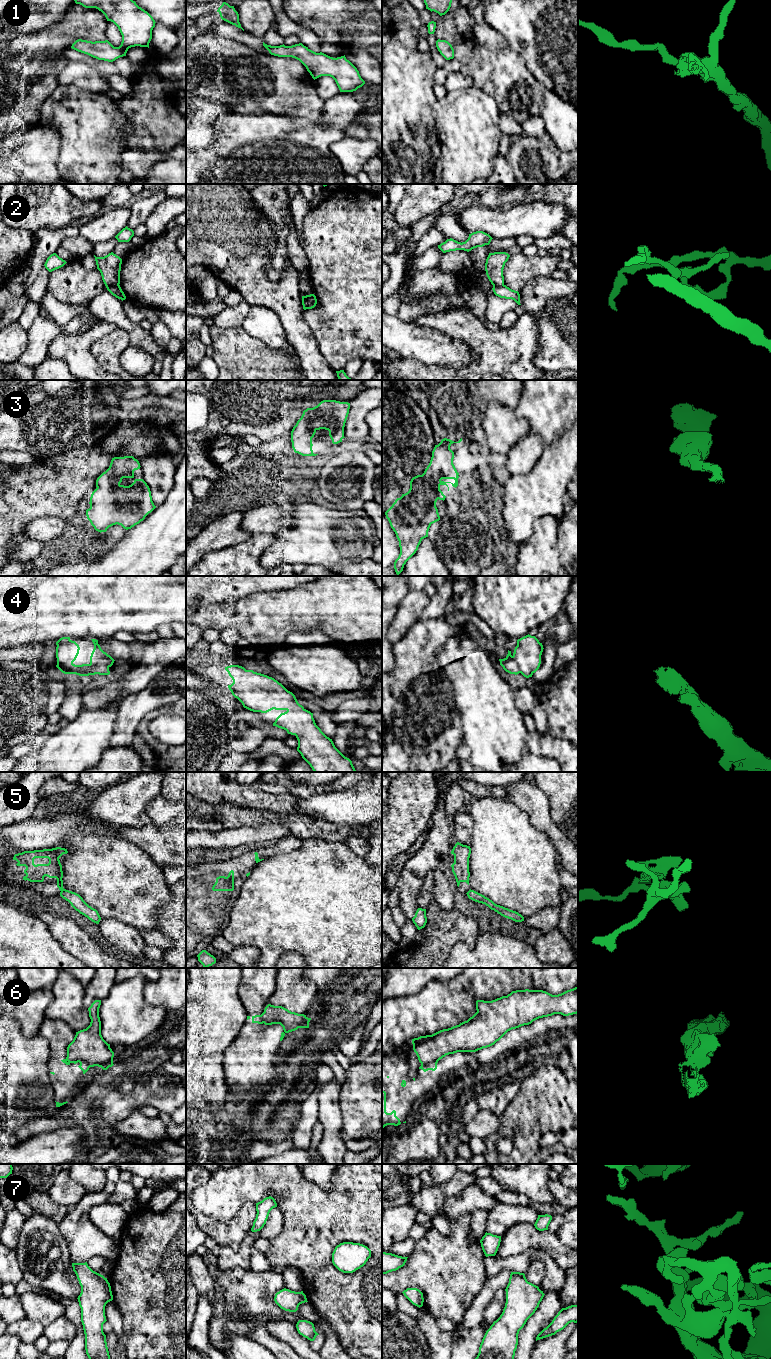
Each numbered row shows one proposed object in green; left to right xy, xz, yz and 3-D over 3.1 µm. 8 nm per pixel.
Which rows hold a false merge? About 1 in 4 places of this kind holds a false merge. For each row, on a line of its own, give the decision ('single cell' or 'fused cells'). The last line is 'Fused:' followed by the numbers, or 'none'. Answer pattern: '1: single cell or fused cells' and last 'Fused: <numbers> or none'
1: single cell
2: fused cells
3: single cell
4: single cell
5: fused cells
6: fused cells
7: single cell
Fused: 2, 5, 6

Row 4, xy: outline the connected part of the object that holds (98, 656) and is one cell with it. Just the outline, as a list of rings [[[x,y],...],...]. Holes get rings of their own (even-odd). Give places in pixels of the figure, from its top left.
[[[62,637],[56,642],[56,658],[57,658],[57,665],[56,667],[64,674],[76,674],[79,676],[89,676],[89,675],[109,675],[110,671],[109,668],[113,665],[114,659],[104,652],[100,645],[98,644],[98,640],[91,639],[94,644],[94,649],[90,656],[90,663],[89,664],[82,664],[82,665],[75,665],[73,662],[76,660],[80,647],[79,645],[70,639],[70,637]]]

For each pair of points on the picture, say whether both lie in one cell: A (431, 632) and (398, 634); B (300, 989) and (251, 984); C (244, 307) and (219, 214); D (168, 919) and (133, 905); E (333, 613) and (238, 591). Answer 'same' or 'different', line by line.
A: different
B: different
C: different
D: different
E: different

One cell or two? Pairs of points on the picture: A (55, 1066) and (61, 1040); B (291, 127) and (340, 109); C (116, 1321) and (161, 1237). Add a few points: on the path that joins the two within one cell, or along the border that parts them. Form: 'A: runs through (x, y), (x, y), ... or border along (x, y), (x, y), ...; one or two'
A: runs through (58, 1060), (58, 1046); one
B: runs through (305, 129), (327, 129), (333, 123); one
C: border along (112, 1300), (122, 1318), (122, 1332), (125, 1336); two

